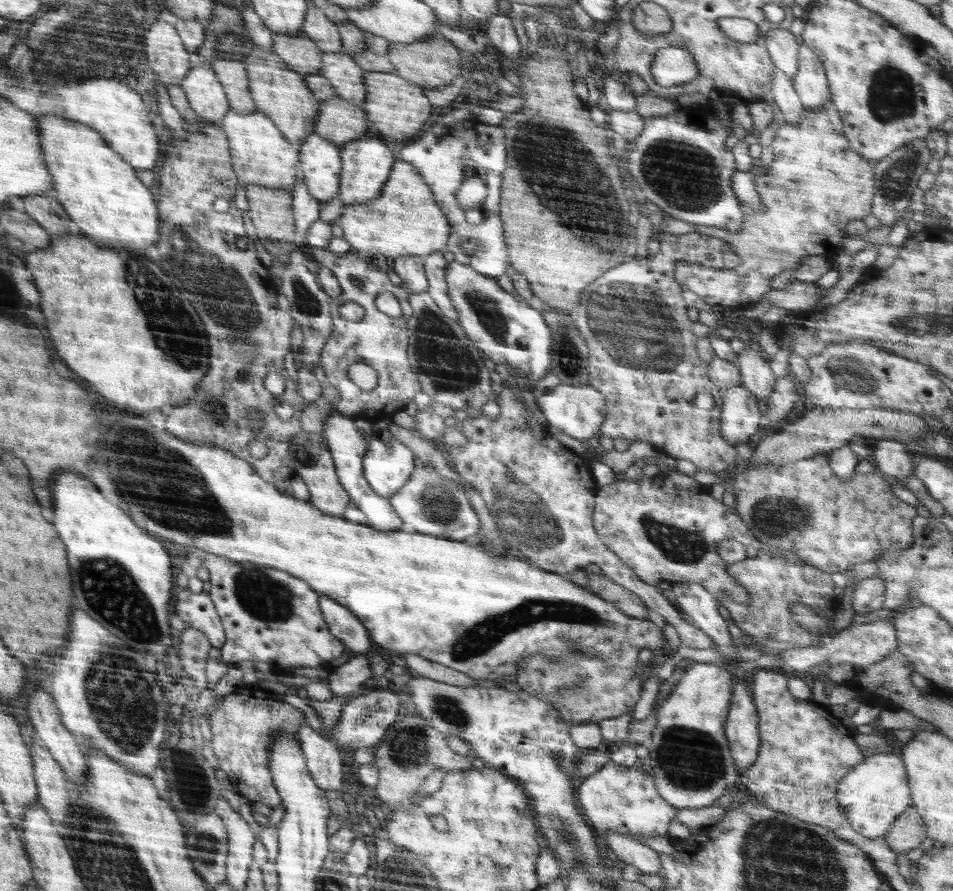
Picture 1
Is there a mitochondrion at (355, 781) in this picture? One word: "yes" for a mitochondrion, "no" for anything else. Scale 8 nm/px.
no

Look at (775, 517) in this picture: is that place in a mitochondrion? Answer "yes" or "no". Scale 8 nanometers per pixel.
yes

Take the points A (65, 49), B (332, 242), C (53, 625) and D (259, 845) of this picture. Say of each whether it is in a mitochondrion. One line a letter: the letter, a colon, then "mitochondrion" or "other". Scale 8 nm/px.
A: mitochondrion
B: other
C: other
D: other

